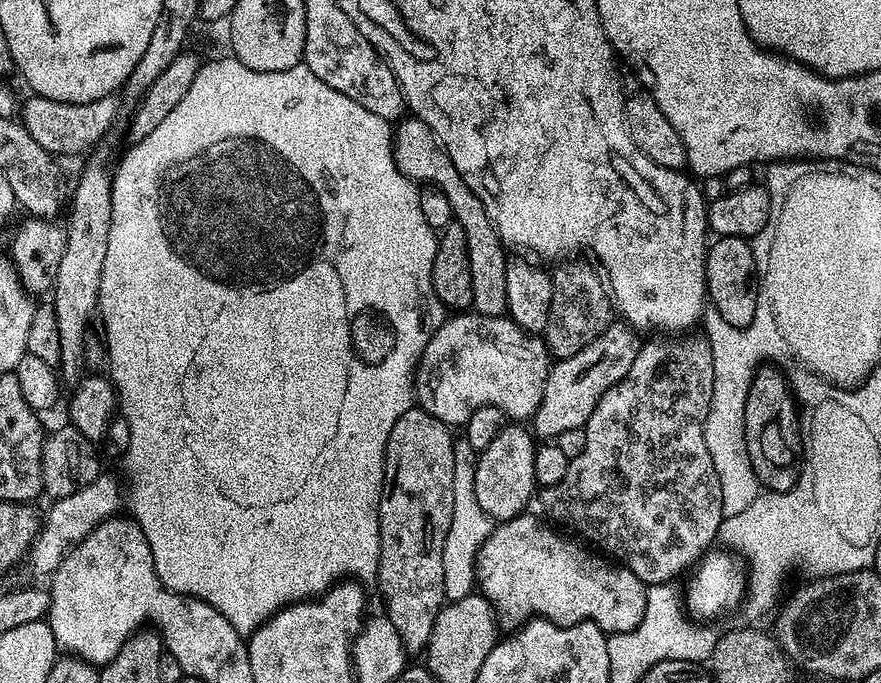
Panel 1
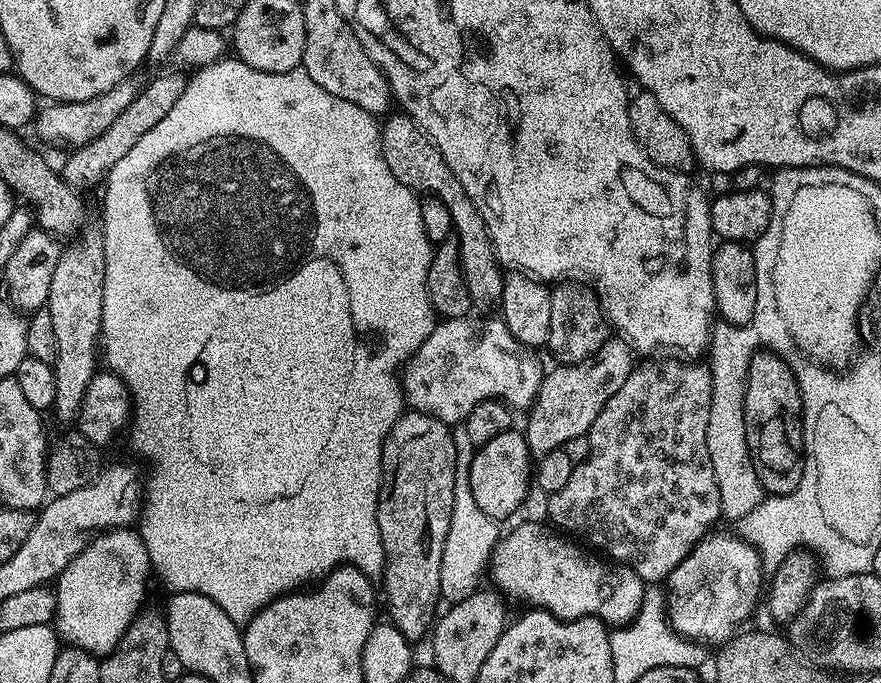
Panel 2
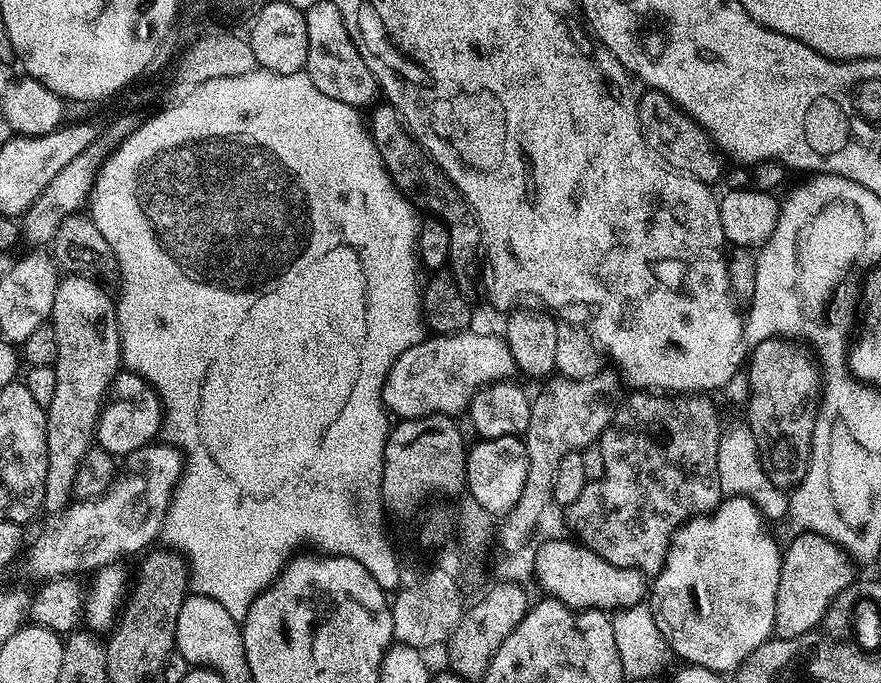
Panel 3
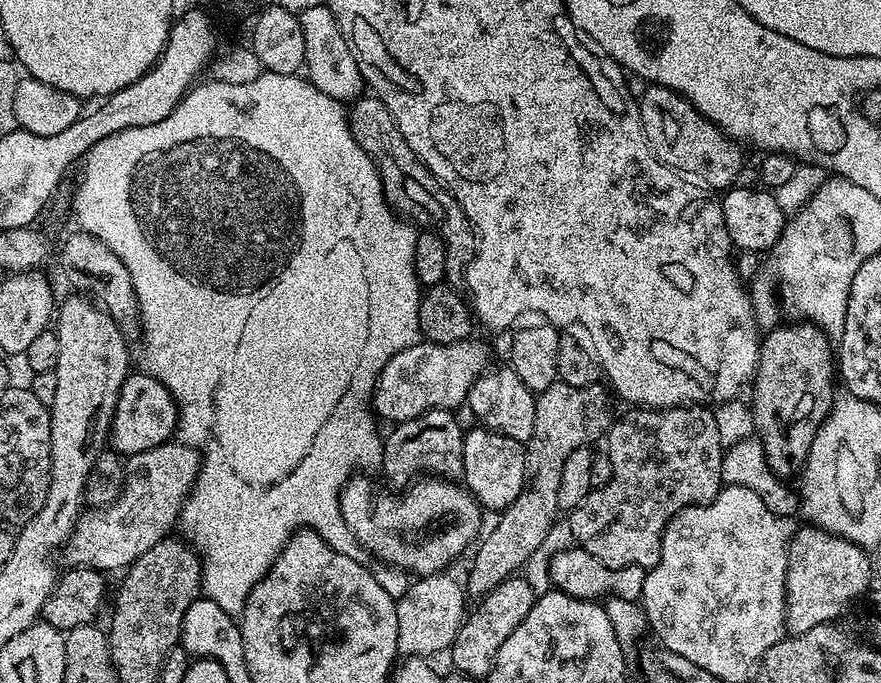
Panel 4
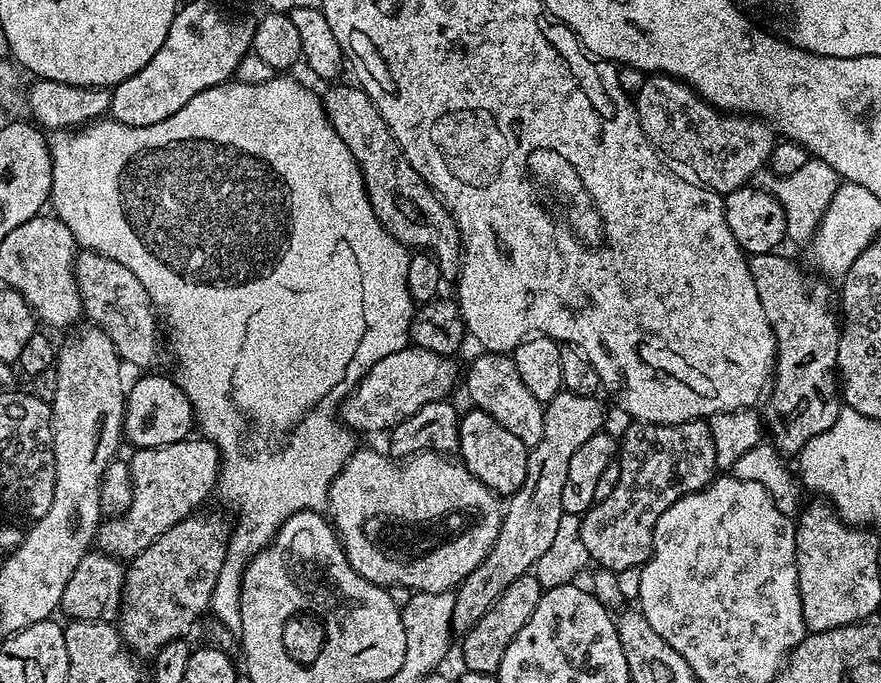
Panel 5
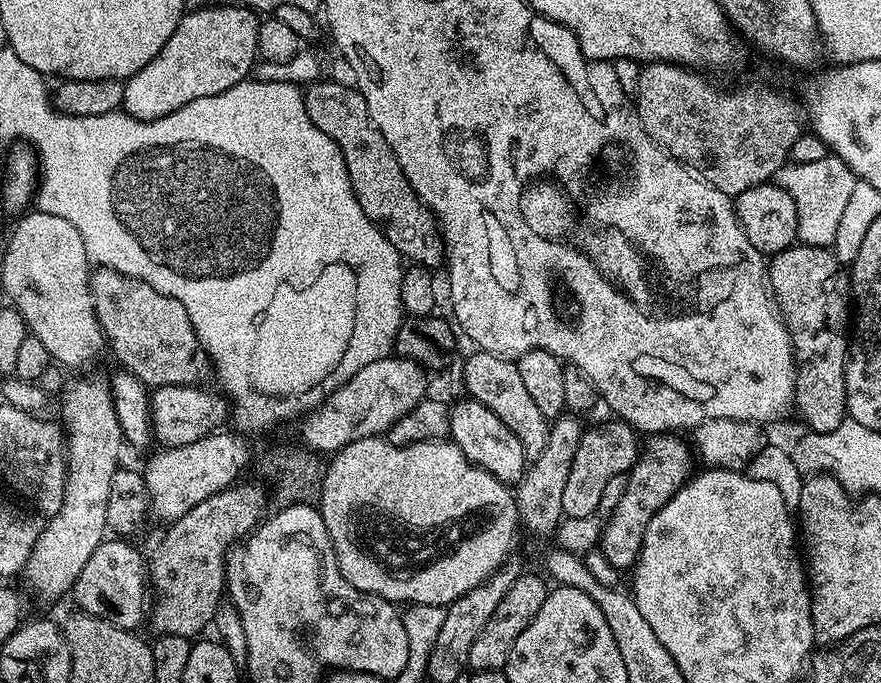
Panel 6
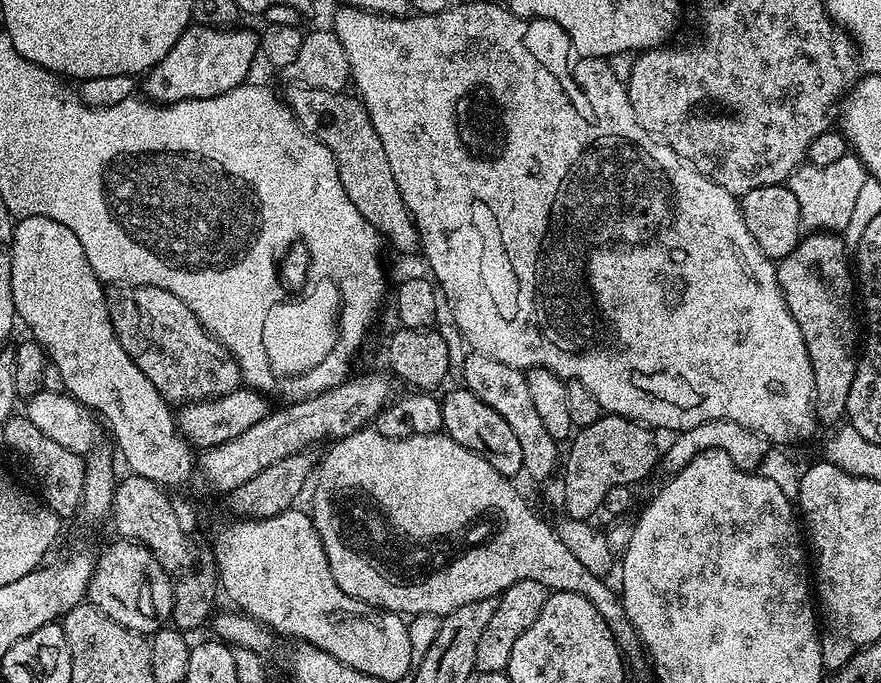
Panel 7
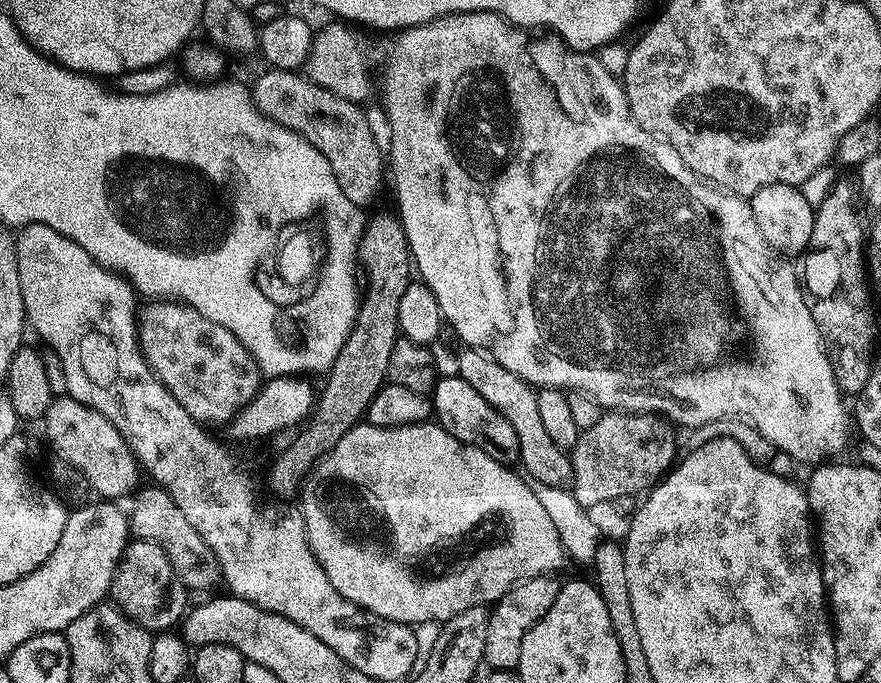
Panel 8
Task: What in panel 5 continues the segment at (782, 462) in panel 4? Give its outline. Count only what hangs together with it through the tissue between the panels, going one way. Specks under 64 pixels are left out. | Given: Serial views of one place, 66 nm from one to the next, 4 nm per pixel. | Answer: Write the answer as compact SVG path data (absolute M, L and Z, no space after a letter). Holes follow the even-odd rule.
M779 251L763 252L750 260L762 310L766 310L766 318L776 336L776 366L770 391L762 404L762 421L779 453L799 454L810 438L834 426L842 407L836 370L841 325L833 297L832 300L828 297L824 282L811 281L794 261L780 255Z

